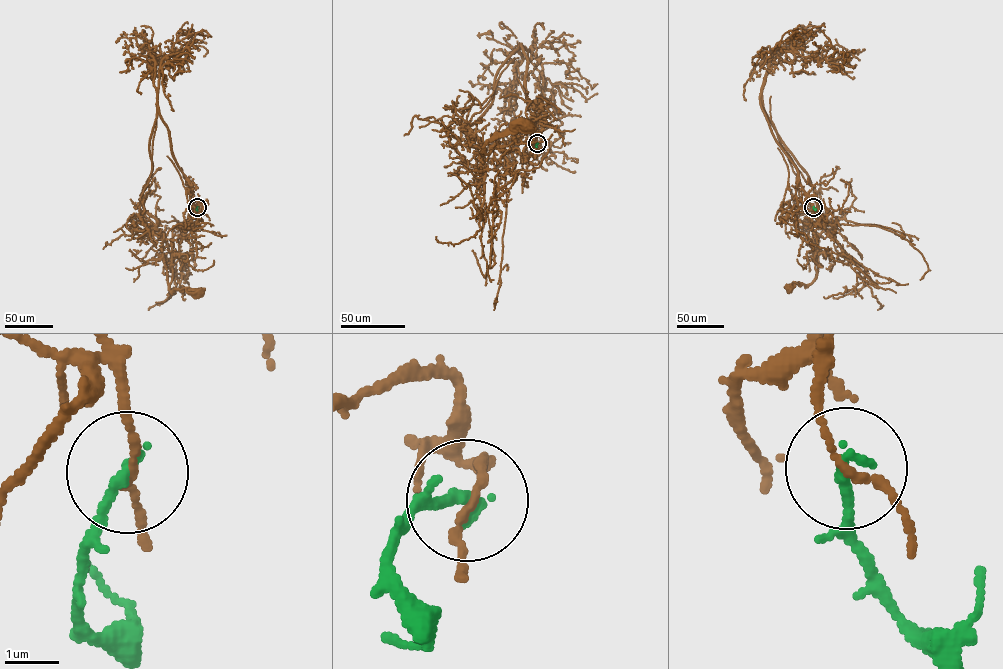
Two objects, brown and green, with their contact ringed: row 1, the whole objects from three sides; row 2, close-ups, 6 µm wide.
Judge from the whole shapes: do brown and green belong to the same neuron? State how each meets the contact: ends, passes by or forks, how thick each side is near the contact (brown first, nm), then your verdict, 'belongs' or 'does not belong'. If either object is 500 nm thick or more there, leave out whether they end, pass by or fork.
brown passes by | green ends | 140/220 nm | does not belong

